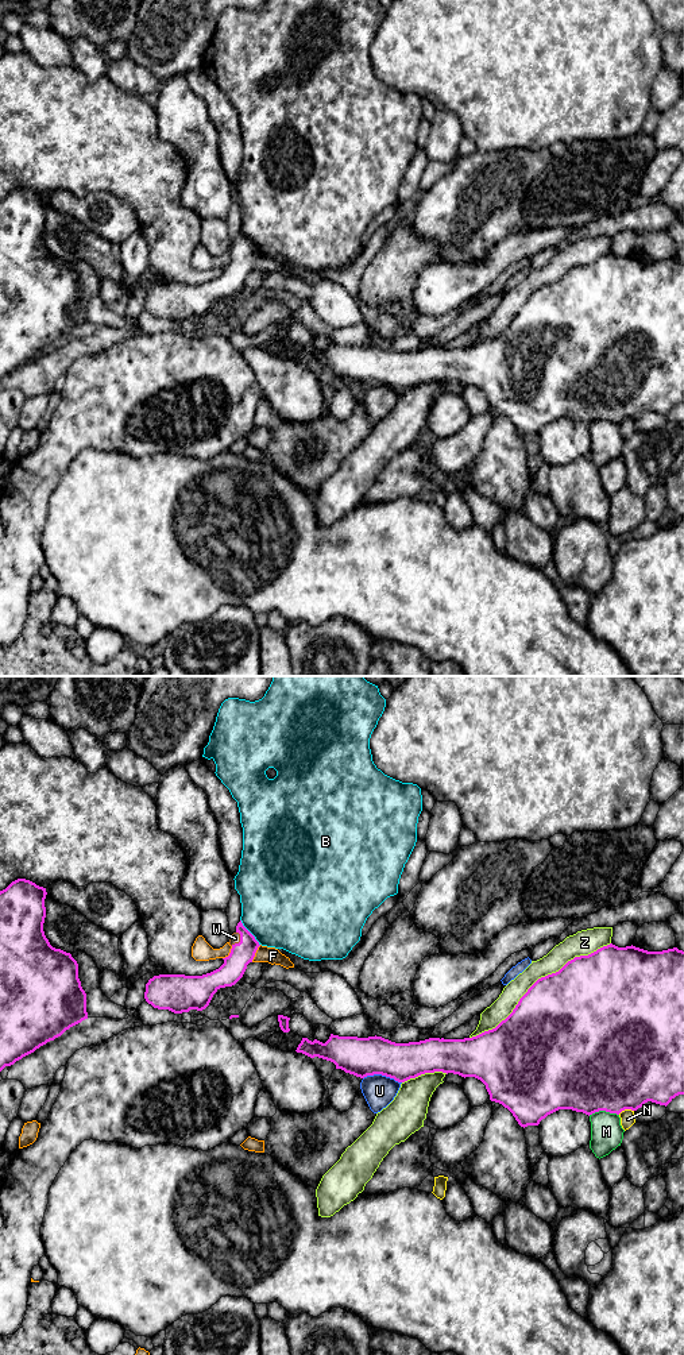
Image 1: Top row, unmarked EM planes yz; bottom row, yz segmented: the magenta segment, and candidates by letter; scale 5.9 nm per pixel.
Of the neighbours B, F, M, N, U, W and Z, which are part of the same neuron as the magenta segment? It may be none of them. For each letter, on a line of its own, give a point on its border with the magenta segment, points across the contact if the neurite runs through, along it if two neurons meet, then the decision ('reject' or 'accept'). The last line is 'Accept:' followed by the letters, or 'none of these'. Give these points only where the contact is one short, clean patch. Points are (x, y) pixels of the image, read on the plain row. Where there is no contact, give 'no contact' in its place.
B: meets magenta in yz at (250, 242); border along yz (240, 228), (242, 234), (259, 254); reject
F: meets magenta in yz at (255, 261); border along yz (261, 254), (251, 270); reject
M: meets magenta in yz at (603, 419); reject
N: meets magenta in yz at (625, 417); reject
U: meets magenta in yz at (382, 383); reject
W: meets magenta in yz at (240, 250); accept
Z: meets magenta in yz at (537, 289); reject
Accept: W

